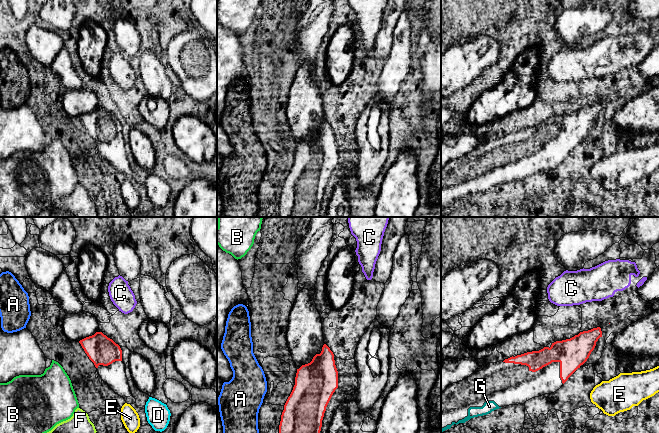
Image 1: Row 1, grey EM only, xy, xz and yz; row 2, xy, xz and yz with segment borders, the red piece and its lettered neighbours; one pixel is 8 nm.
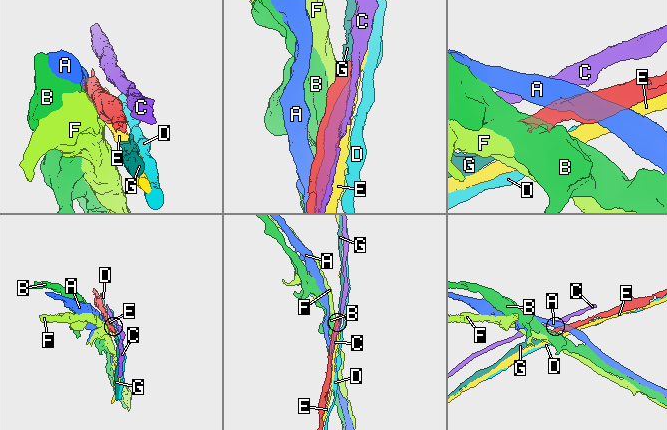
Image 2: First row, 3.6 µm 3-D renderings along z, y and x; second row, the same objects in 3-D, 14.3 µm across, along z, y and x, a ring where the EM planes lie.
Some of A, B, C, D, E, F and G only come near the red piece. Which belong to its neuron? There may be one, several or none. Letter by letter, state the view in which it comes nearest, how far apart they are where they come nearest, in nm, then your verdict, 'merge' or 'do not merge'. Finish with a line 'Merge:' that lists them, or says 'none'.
A: nearest in xz; 170 nm apart; do not merge
B: nearest in xy; 220 nm apart; do not merge
C: nearest in yz; 190 nm apart; do not merge
D: nearest in xy; 380 nm apart; do not merge
E: nearest in yz; 200 nm apart; do not merge
F: nearest in xy; 360 nm apart; do not merge
G: nearest in yz; 320 nm apart; merge
Merge: G

